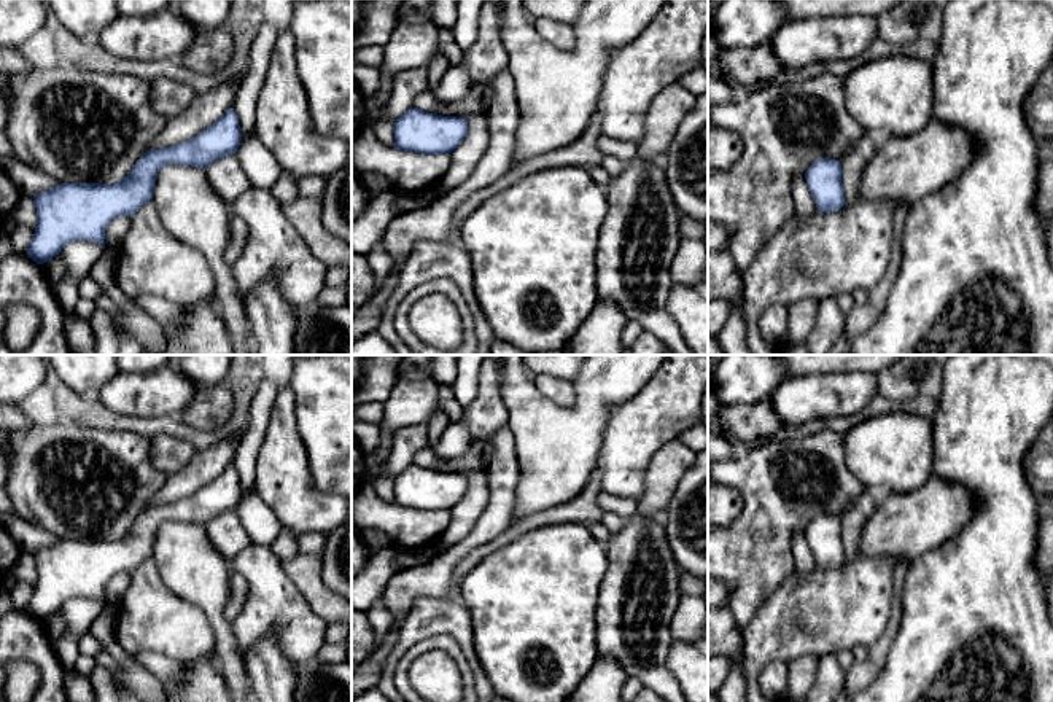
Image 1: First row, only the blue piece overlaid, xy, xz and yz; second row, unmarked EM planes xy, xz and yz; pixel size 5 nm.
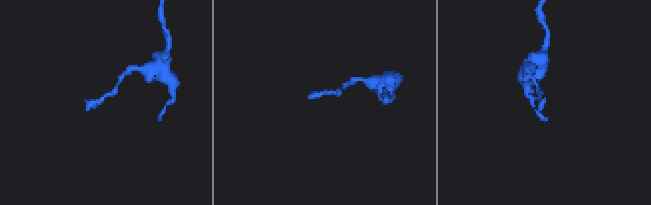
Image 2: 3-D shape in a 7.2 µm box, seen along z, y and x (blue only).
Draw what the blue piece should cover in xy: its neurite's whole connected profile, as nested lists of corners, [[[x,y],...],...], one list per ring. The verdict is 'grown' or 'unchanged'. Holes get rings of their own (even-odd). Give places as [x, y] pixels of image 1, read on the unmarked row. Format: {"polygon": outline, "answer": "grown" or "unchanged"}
{"polygon": [[[229,465],[212,482],[178,501],[146,508],[129,532],[115,541],[60,540],[35,551],[35,591],[27,613],[45,621],[75,597],[100,600],[105,586],[116,573],[134,573],[151,557],[156,532],[170,521],[205,525],[213,517],[237,508],[242,498],[240,481]]], "answer": "unchanged"}

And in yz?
{"polygon": [[[830,514],[816,516],[805,530],[816,565],[826,570],[845,562],[841,521]]], "answer": "unchanged"}

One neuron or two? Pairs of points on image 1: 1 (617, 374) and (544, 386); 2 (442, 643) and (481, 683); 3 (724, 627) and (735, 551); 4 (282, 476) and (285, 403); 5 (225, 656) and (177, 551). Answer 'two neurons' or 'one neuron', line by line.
1: two neurons
2: two neurons
3: two neurons
4: one neuron
5: one neuron

